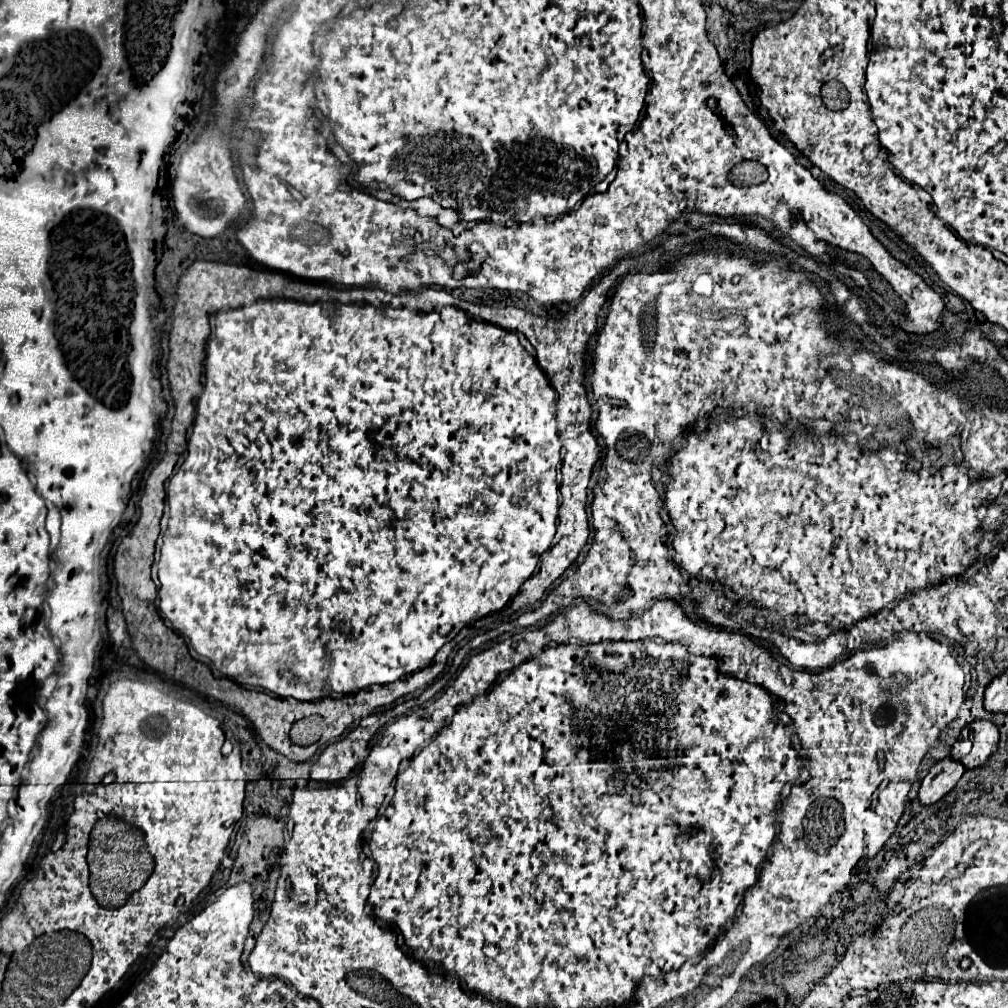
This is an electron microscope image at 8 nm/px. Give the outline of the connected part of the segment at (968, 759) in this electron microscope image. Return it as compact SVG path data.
M973 720L971 724L967 724L963 728L959 740L969 740L971 752L961 756L959 754L959 742L957 742L951 750L951 756L955 760L963 762L965 768L977 768L977 766L983 766L989 760L989 756L997 750L999 732L997 732L997 726L989 720Z

